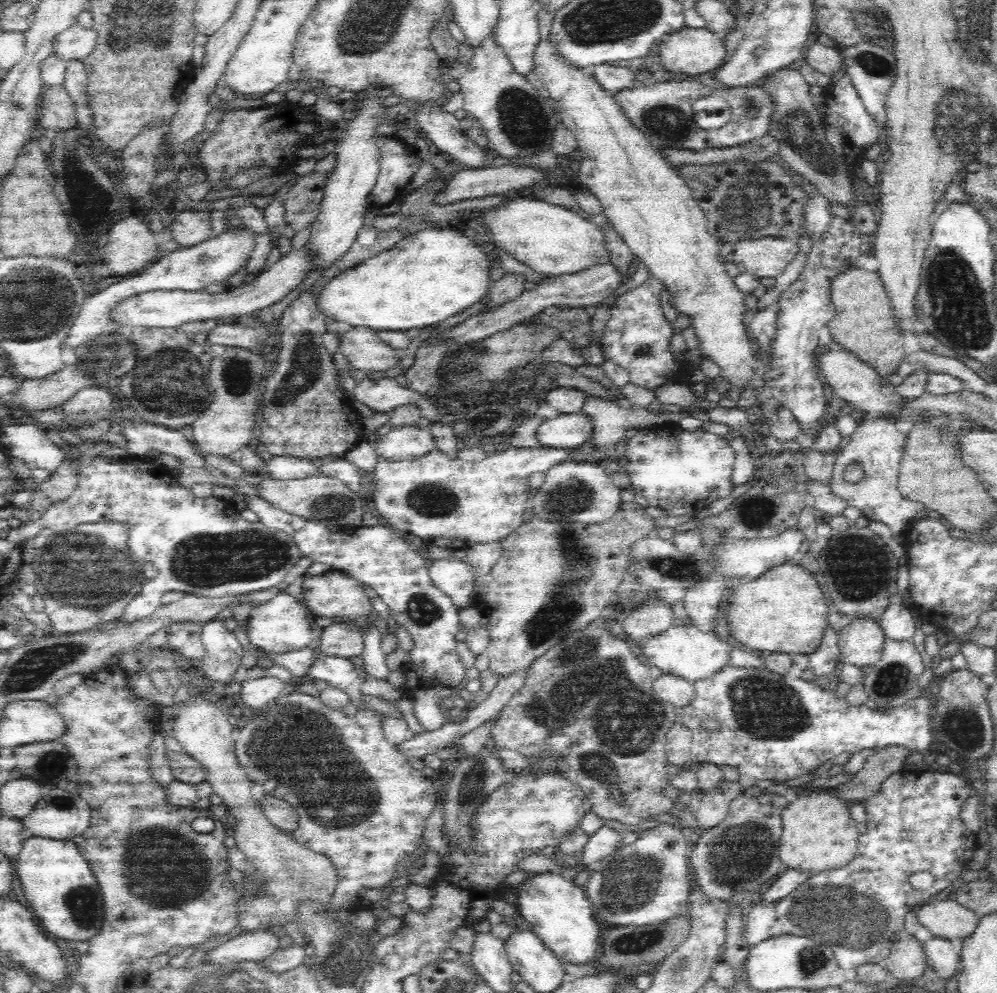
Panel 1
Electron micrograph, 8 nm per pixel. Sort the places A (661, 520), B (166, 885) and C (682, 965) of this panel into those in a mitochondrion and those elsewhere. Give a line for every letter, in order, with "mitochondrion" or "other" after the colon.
A: other
B: mitochondrion
C: mitochondrion

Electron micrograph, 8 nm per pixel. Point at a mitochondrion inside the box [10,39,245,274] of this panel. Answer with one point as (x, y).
(91, 203)

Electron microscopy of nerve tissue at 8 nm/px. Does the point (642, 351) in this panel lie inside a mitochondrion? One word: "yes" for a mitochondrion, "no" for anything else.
yes

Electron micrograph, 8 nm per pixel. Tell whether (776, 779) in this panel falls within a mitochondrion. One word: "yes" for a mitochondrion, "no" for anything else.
no

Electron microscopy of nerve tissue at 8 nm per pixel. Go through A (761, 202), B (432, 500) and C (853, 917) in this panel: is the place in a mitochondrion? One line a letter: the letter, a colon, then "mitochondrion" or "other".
A: mitochondrion
B: mitochondrion
C: mitochondrion

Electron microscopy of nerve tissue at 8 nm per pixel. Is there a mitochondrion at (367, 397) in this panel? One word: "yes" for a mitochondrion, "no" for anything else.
no

